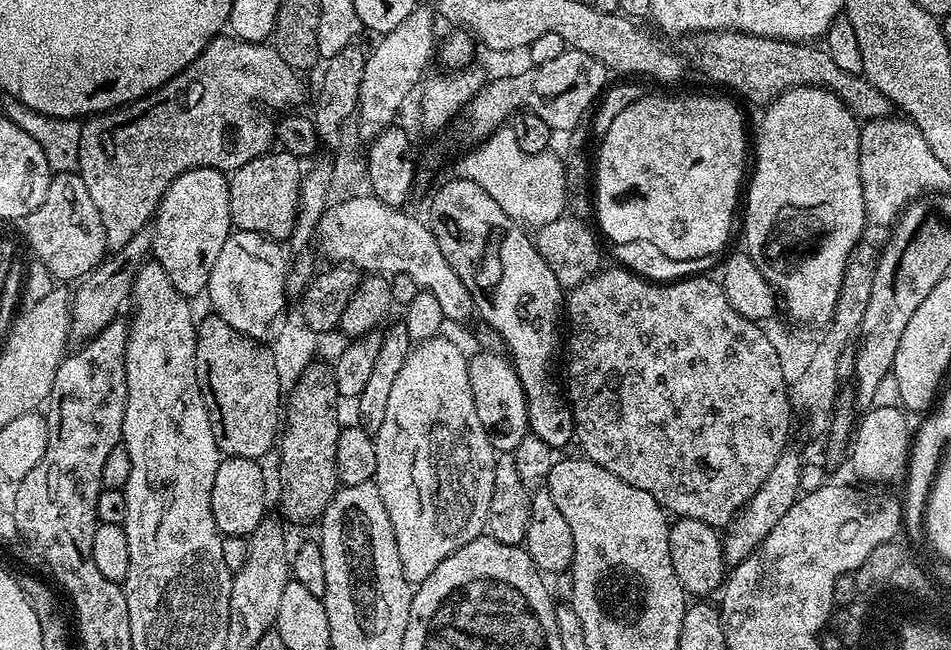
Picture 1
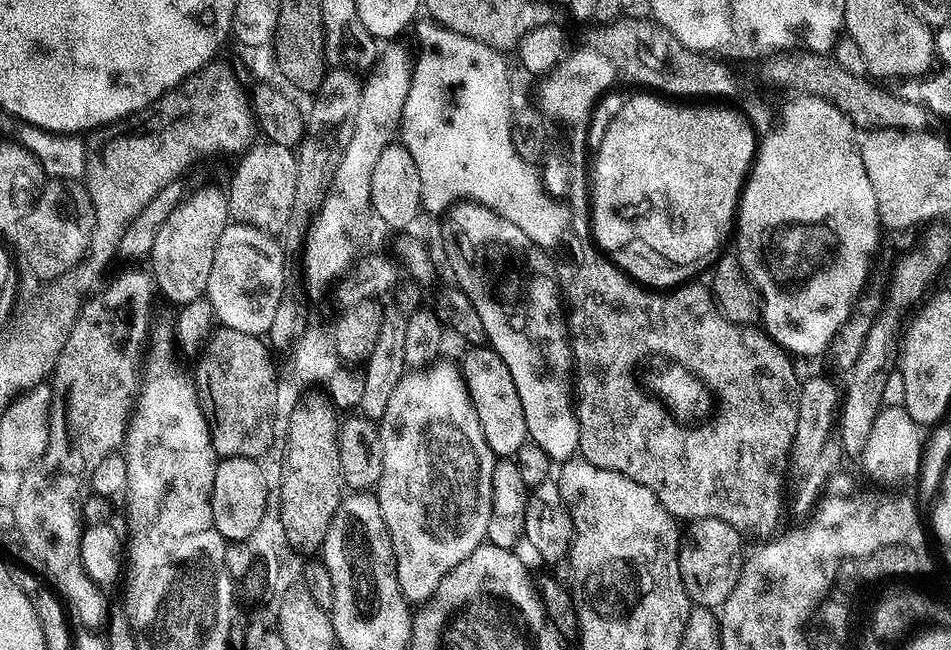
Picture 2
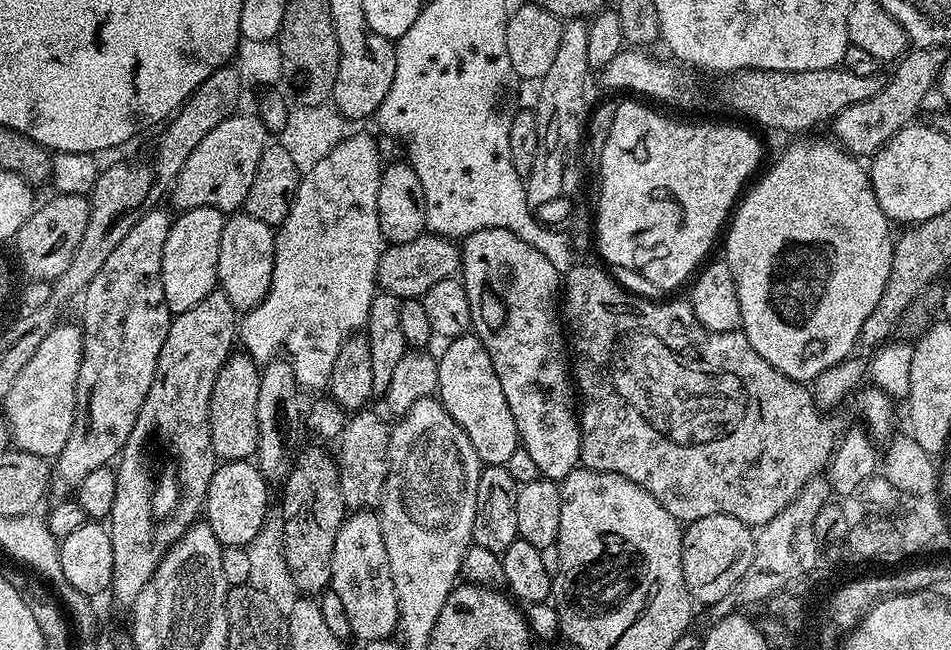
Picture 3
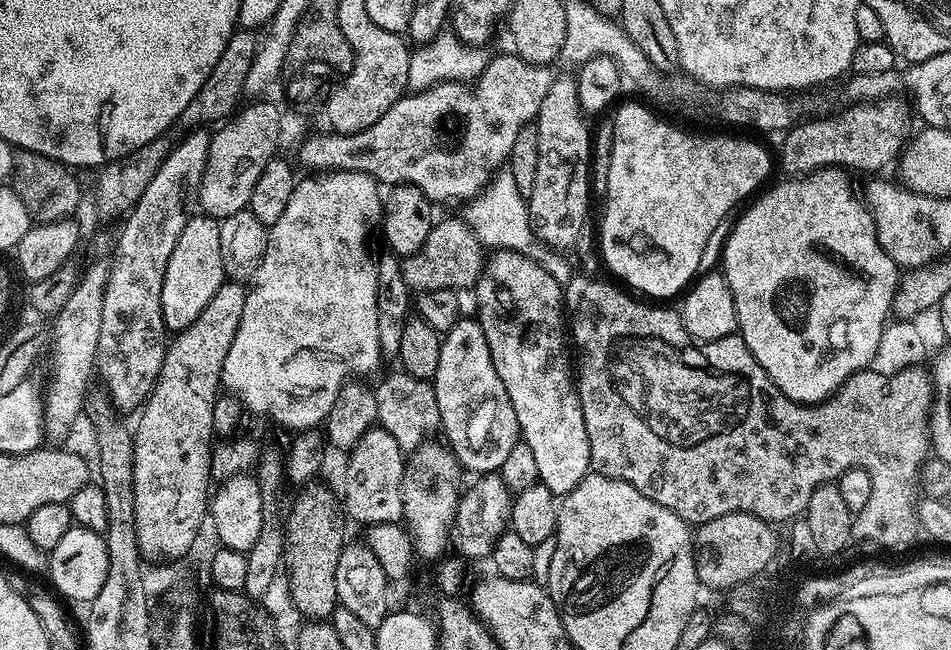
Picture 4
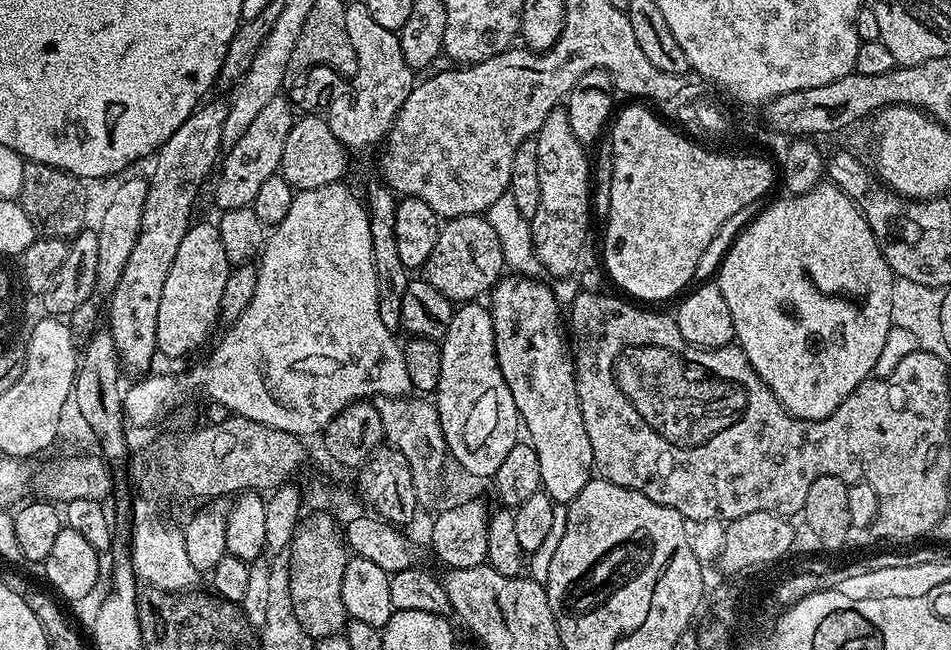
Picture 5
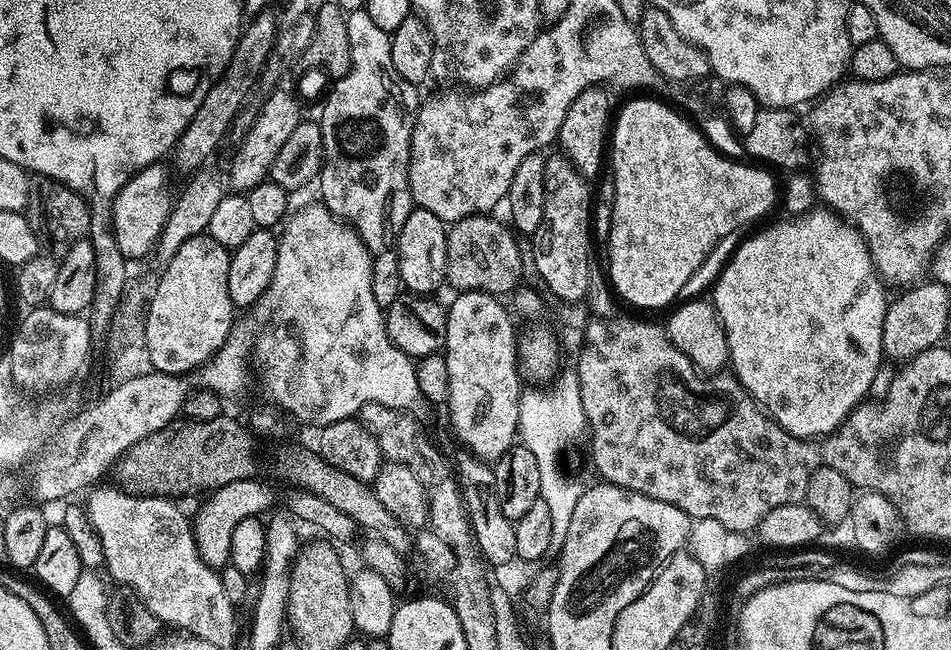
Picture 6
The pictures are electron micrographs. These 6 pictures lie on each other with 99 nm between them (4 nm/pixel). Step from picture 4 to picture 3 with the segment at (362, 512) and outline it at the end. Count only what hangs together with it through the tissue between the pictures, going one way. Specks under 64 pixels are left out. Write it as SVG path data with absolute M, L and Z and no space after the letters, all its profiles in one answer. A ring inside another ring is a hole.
M373 410L353 412L347 417L344 432L338 441L338 467L340 489L344 507L348 510L372 510L384 499L384 487L388 477L388 447L390 424Z

